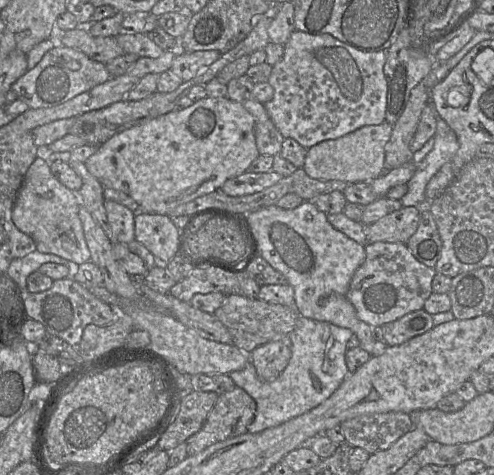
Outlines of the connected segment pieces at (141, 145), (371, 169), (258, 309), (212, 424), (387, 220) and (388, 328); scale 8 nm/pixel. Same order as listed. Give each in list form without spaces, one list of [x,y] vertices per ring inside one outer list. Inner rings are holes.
[[[205,97],[187,108],[176,110],[151,119],[143,124],[126,129],[112,136],[105,143],[97,147],[97,151],[85,161],[87,170],[103,185],[123,192],[134,199],[139,205],[140,212],[167,215],[177,206],[194,200],[195,198],[219,190],[230,178],[241,175],[248,170],[250,164],[260,155],[256,147],[255,122],[253,116],[238,102],[226,97]]]
[[[384,121],[380,125],[363,126],[337,139],[322,141],[307,149],[302,168],[311,178],[318,180],[340,180],[348,184],[370,182],[382,173],[385,146],[392,130],[393,126]]]
[[[226,295],[226,298],[214,315],[228,328],[233,345],[245,353],[275,339],[286,338],[296,325],[300,313],[291,306],[269,303],[260,299],[251,299],[245,295]]]
[[[235,386],[231,391],[220,394],[202,428],[186,440],[188,456],[196,455],[217,442],[246,433],[255,413],[255,400],[242,388]]]
[[[402,207],[365,226],[368,243],[404,243],[416,232],[420,220],[418,207]]]
[[[421,309],[382,325],[382,330],[387,346],[397,346],[433,327],[432,315]]]

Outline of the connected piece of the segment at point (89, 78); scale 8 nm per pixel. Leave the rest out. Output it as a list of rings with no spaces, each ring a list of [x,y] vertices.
[[[61,45],[46,52],[41,61],[21,76],[11,89],[29,108],[47,108],[60,105],[110,78],[105,64],[90,59],[80,50]]]

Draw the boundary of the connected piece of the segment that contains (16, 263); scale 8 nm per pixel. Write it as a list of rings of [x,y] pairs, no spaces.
[[[35,250],[25,257],[12,260],[6,274],[17,285],[19,292],[24,293],[27,292],[28,276],[38,271],[41,265],[49,262],[68,267],[71,277],[76,273],[79,266],[57,255],[44,254]]]

